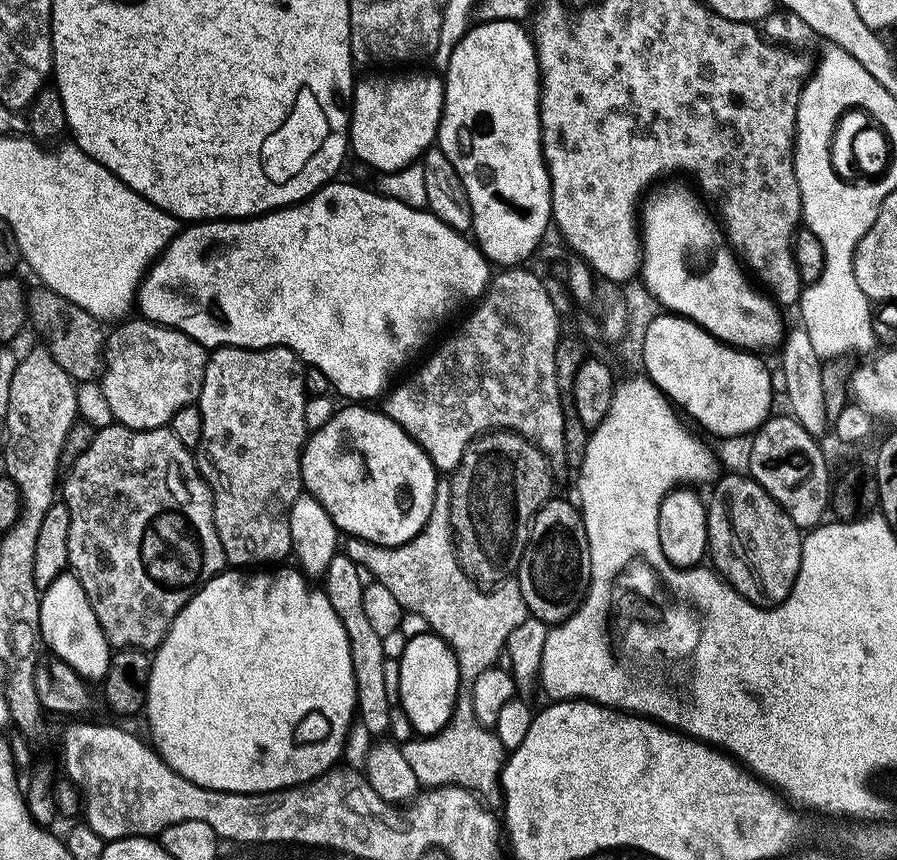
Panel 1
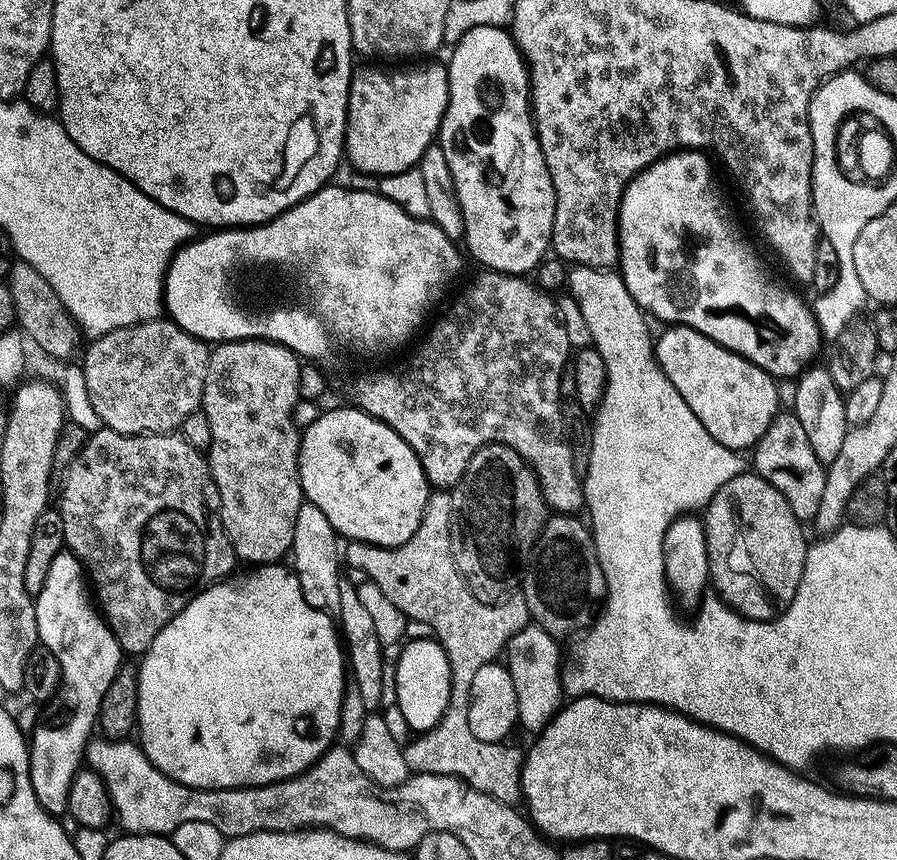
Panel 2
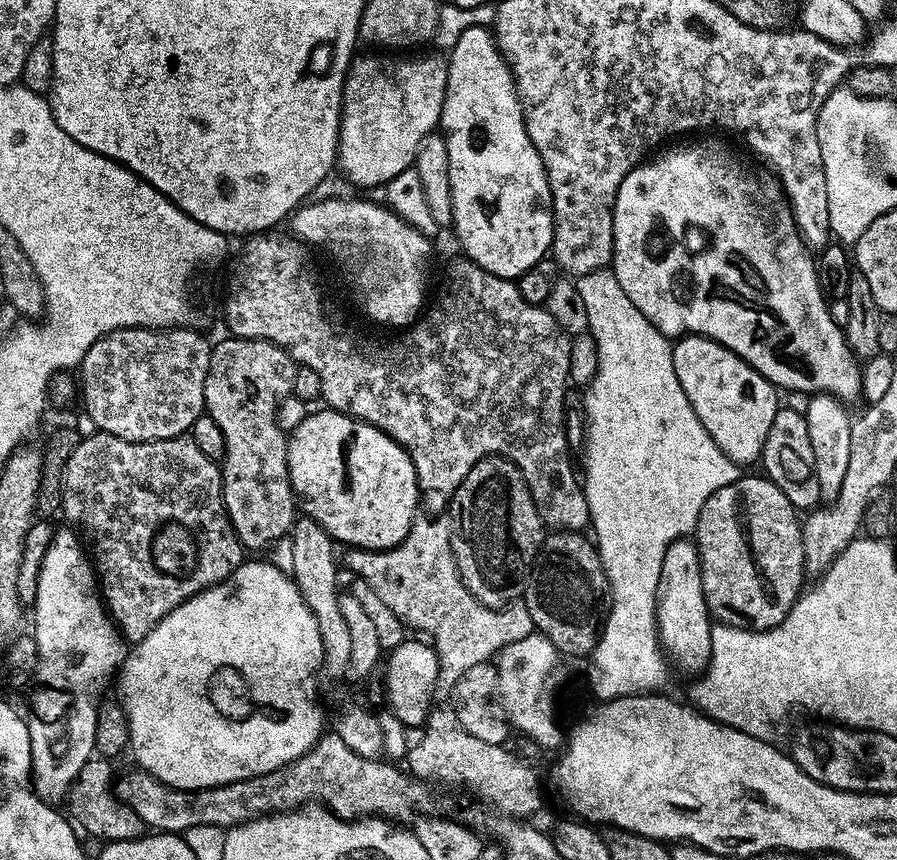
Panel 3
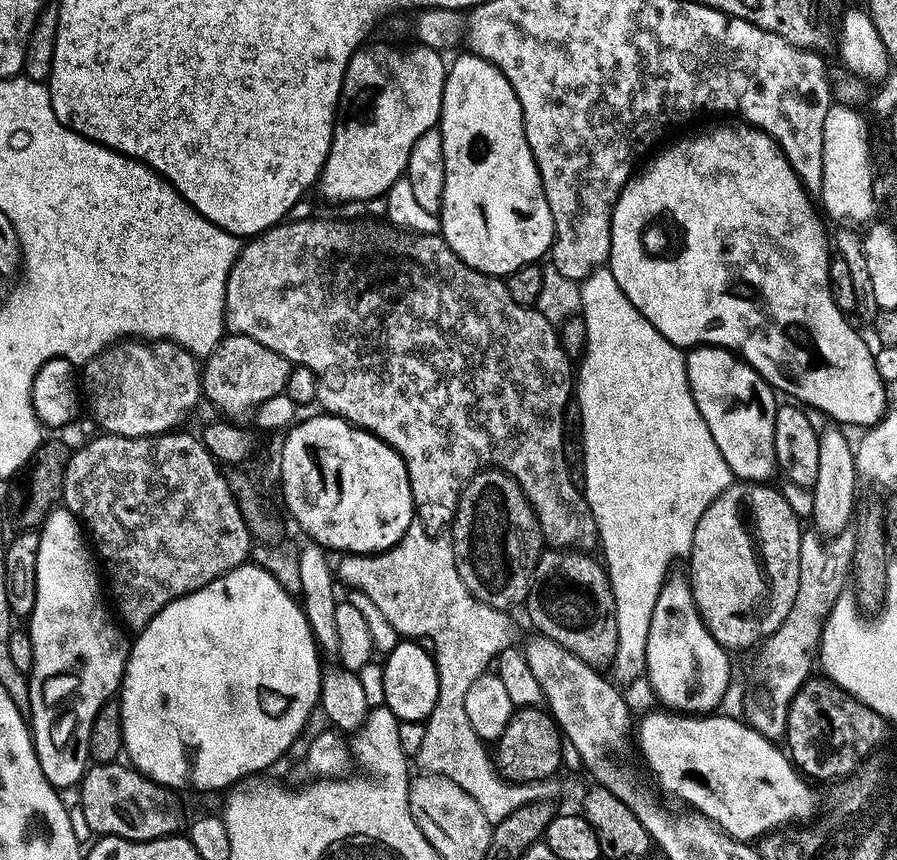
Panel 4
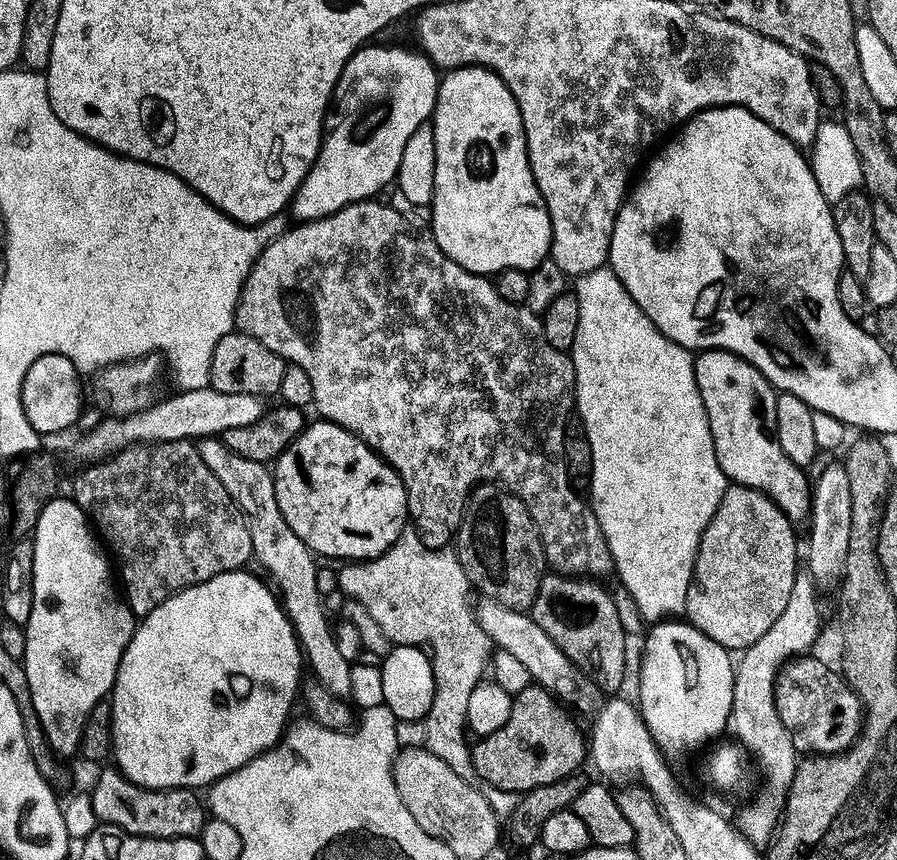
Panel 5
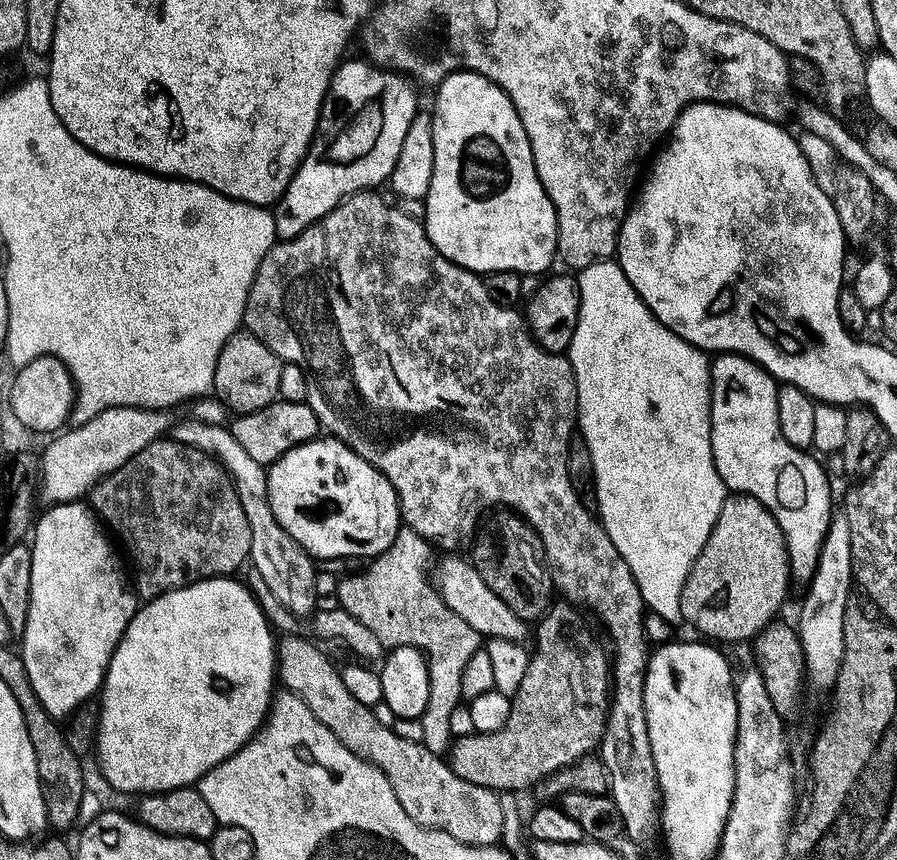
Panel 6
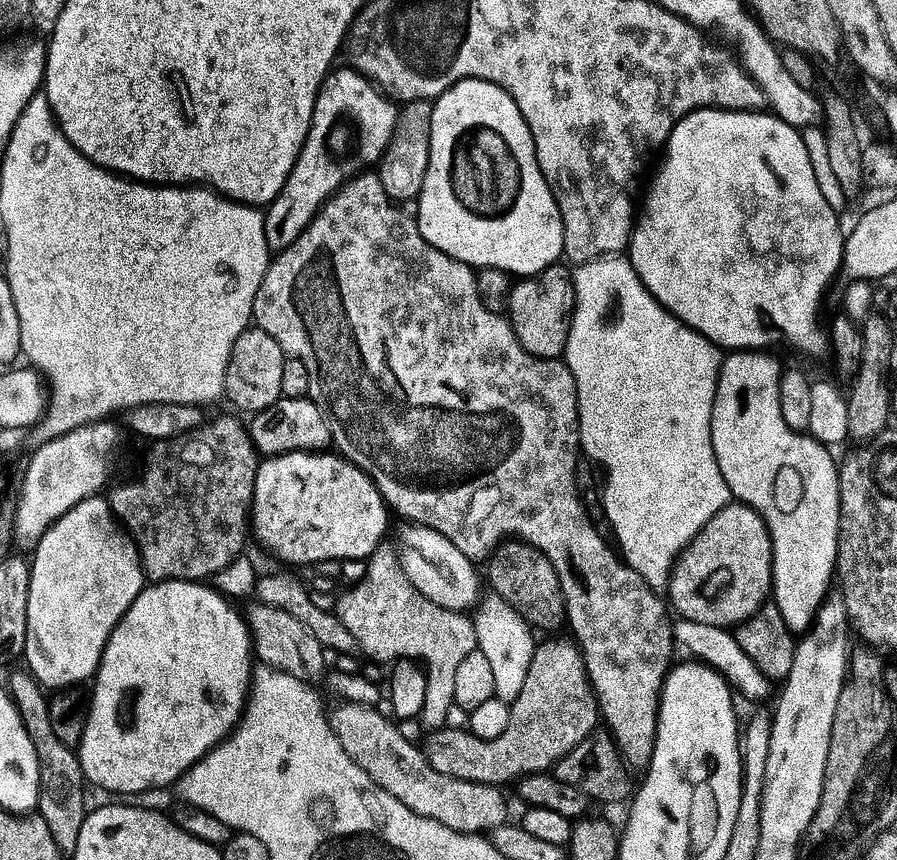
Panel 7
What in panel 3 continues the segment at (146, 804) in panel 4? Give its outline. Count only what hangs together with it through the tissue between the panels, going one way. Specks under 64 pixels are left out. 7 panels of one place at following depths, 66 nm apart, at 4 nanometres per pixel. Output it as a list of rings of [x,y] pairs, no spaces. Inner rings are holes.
[[[94,758],[82,770],[68,799],[71,819],[82,832],[84,830],[88,835],[102,841],[102,844],[141,839],[145,835],[146,826],[127,799],[116,792],[112,768],[114,766],[111,761]]]

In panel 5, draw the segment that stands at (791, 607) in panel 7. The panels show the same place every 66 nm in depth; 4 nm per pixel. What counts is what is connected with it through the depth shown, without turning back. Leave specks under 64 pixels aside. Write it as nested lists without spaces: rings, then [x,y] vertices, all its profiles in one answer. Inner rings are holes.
[[[709,350],[699,353],[695,362],[718,462],[729,481],[764,492],[792,521],[807,521],[812,514],[814,484],[805,469],[786,458],[786,450],[776,440],[776,389],[754,365],[733,352]]]

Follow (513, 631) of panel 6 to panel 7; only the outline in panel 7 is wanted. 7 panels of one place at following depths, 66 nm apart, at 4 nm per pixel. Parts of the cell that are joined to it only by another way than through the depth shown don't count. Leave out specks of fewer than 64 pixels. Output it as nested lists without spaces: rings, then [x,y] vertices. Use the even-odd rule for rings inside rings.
[[[424,524],[407,525],[408,529],[400,536],[400,544],[398,555],[400,564],[404,567],[406,578],[410,578],[410,582],[414,586],[414,590],[418,590],[430,602],[434,602],[440,608],[445,608],[451,612],[467,613],[467,608],[475,609],[481,603],[480,596],[480,580],[482,584],[482,576],[476,573],[477,565],[473,561],[466,558],[466,554],[462,554],[462,550],[458,550],[458,546],[454,546],[454,542],[450,542],[450,538],[446,538],[442,534],[438,534],[434,530],[430,530]]]

